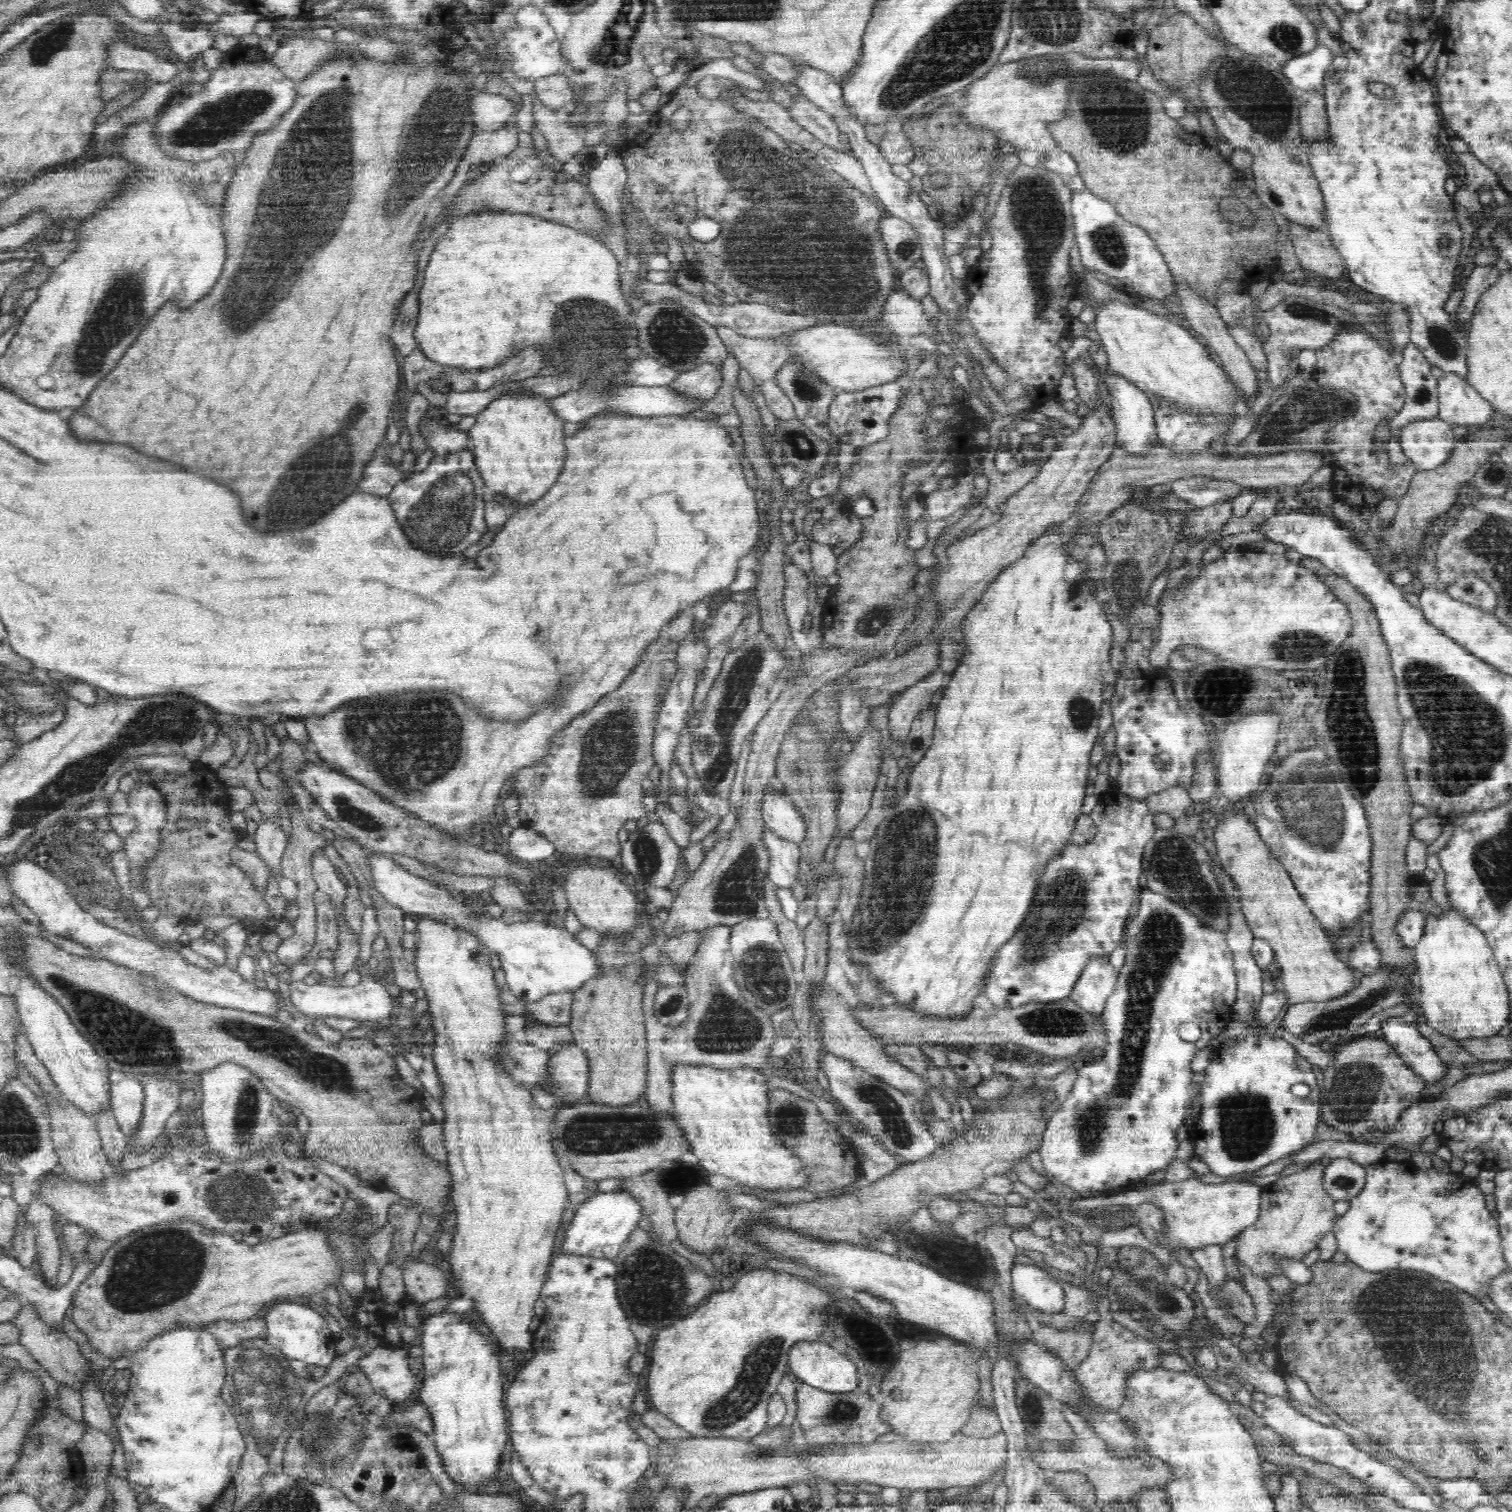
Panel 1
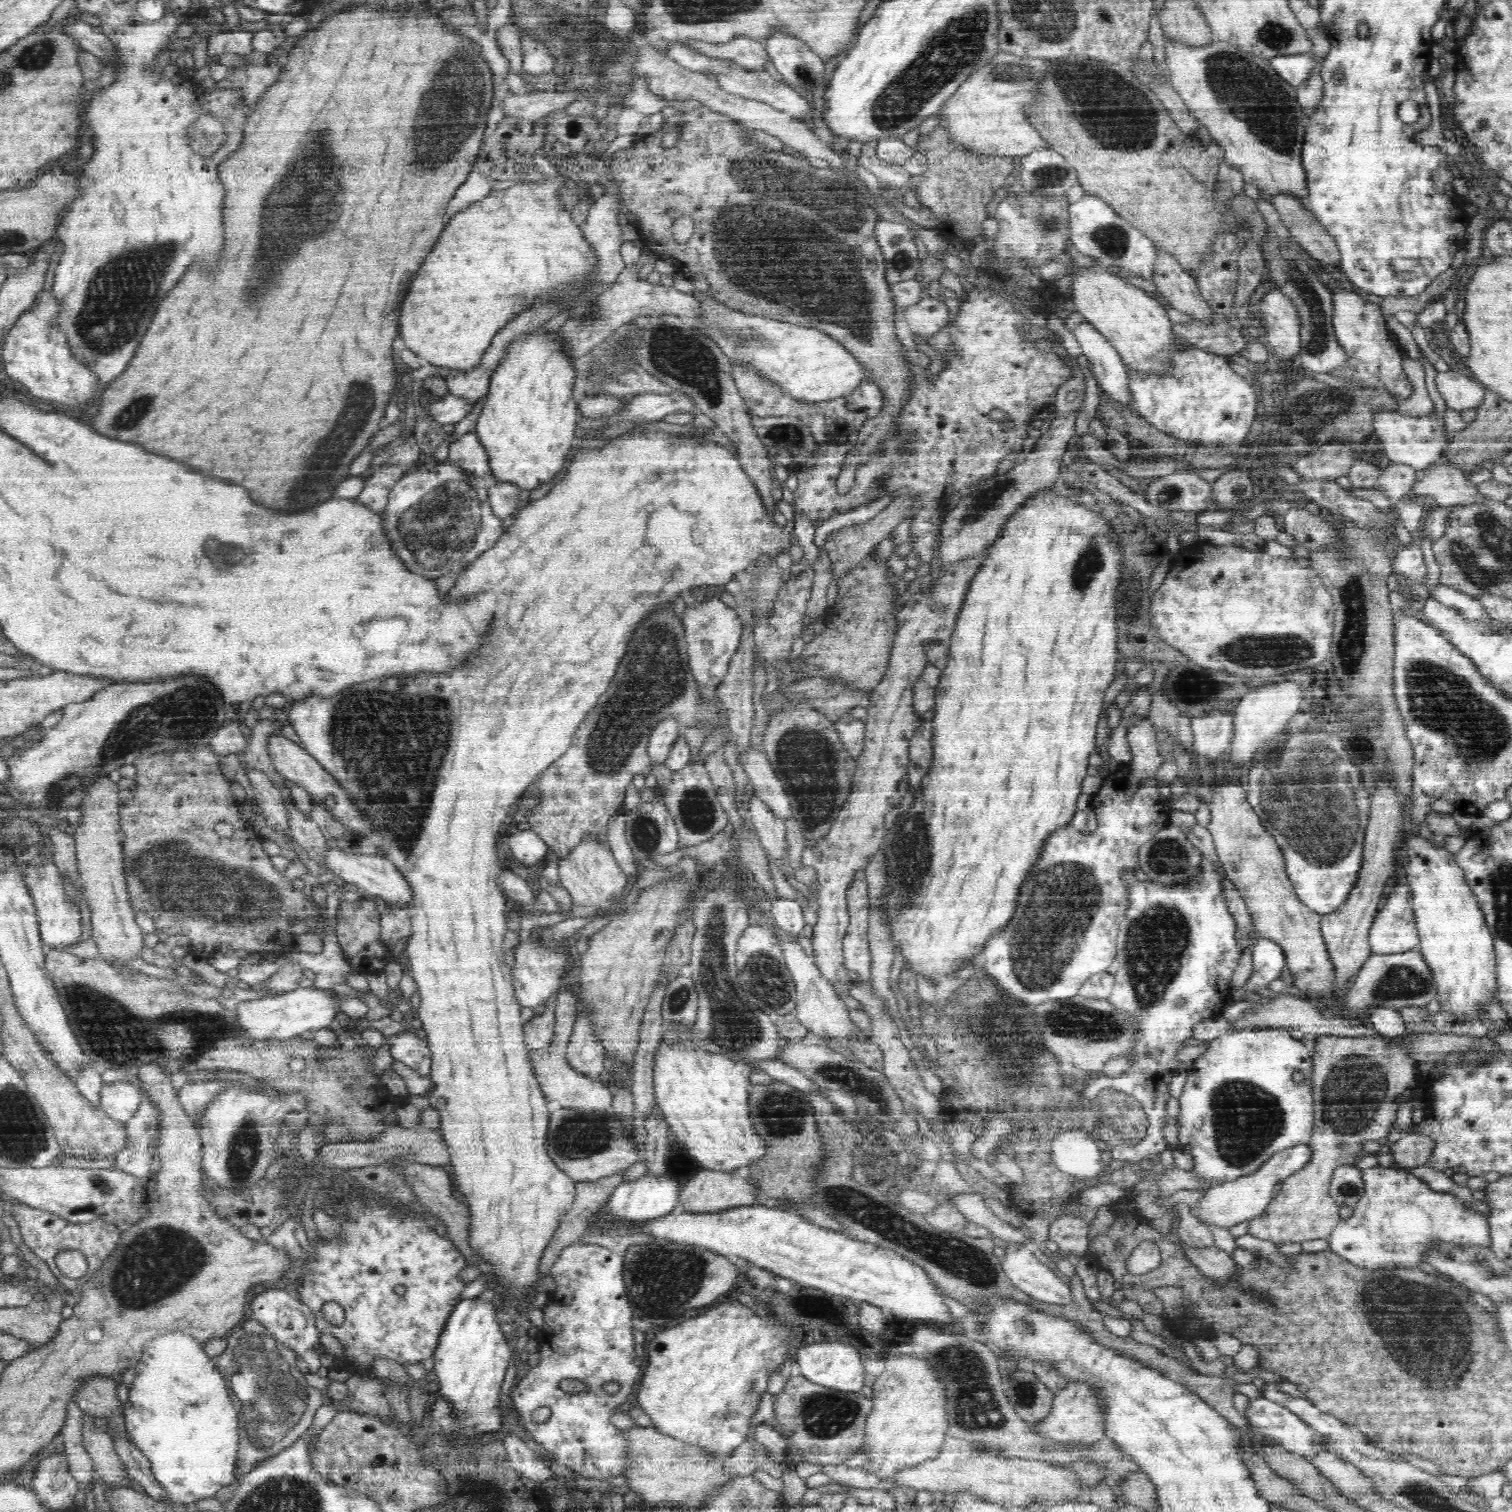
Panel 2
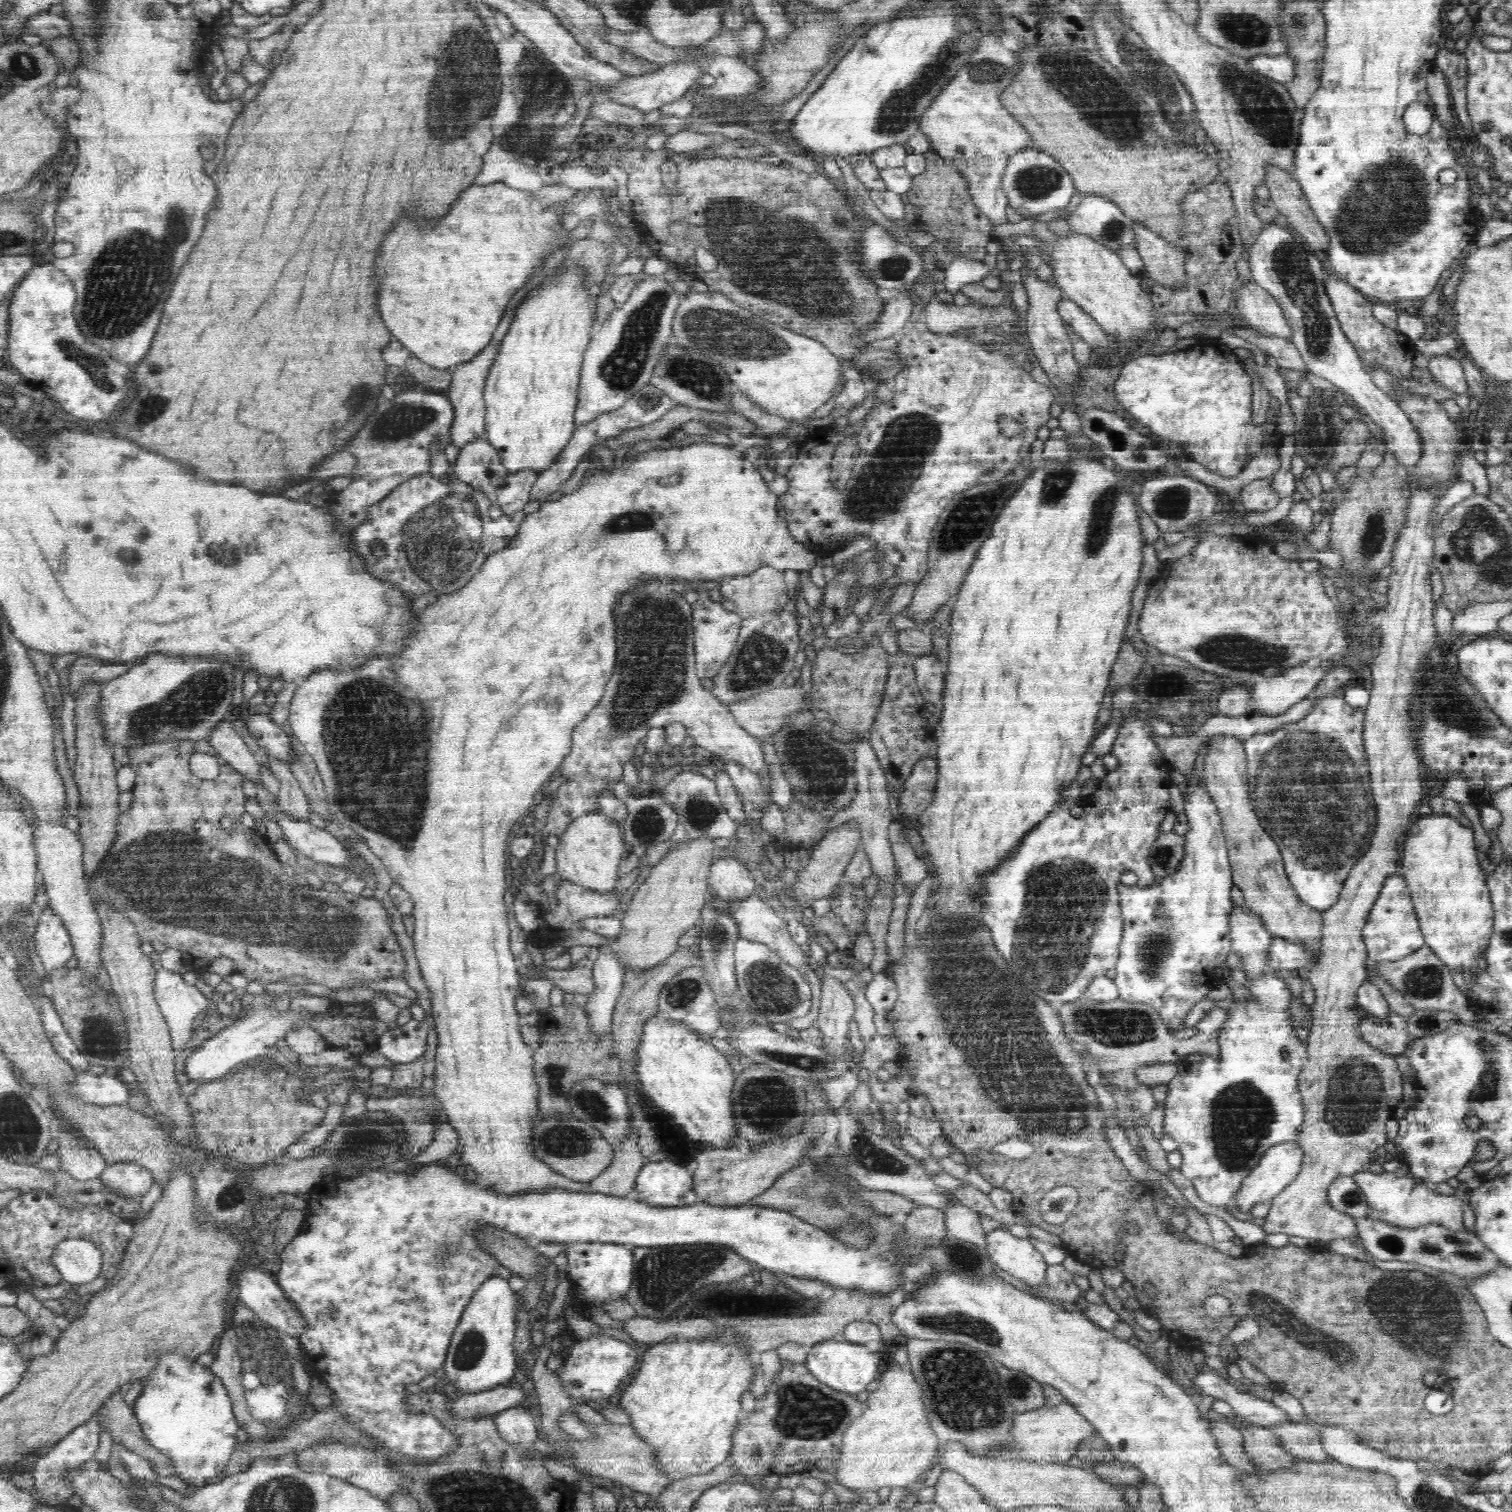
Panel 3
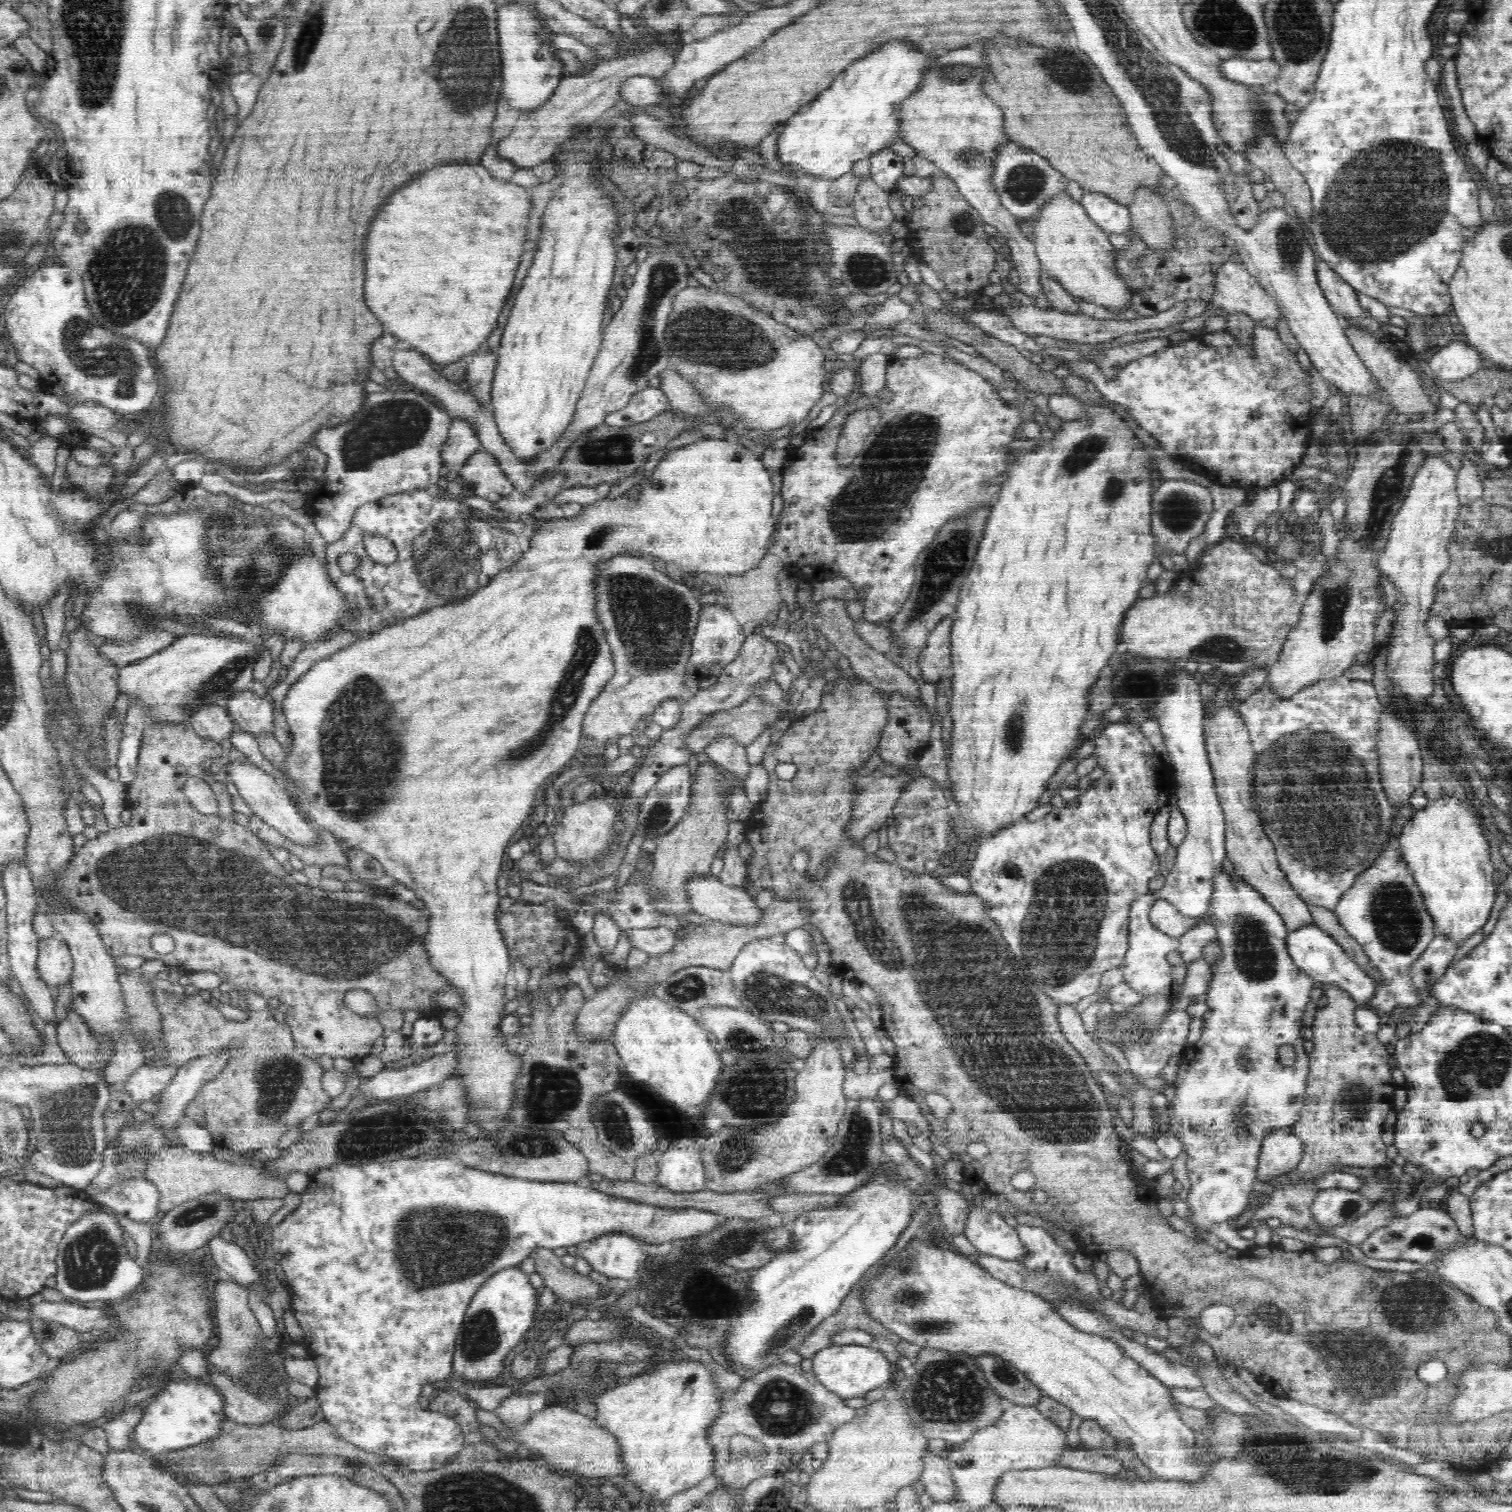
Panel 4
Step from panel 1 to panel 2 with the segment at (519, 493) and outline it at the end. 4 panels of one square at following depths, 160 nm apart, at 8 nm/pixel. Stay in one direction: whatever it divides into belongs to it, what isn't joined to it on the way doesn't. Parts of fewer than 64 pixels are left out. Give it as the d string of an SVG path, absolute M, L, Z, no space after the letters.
M535 331L510 347L507 357L489 380L487 400L473 430L488 457L488 472L497 481L520 490L523 496L548 484L562 471L566 456L575 443L575 430L580 420L574 405L576 396L572 394L575 370L571 361L562 355L560 345L552 341L552 336L553 333L545 335Z

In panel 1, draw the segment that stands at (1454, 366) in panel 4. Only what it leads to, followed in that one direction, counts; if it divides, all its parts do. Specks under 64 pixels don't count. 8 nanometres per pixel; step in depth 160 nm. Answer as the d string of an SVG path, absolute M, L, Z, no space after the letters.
M1448 373L1439 379L1439 413L1438 419L1446 425L1480 426L1489 423L1500 426L1494 409L1484 401L1466 380Z

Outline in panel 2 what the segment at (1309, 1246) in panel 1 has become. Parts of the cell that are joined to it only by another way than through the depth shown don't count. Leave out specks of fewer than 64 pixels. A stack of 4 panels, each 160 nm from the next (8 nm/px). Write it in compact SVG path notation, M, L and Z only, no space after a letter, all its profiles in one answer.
M1322 1036L1317 1038L1313 1054L1313 1107L1315 1128L1312 1140L1309 1142L1313 1148L1311 1160L1299 1171L1290 1174L1281 1181L1280 1188L1275 1191L1266 1210L1248 1222L1247 1234L1260 1240L1280 1244L1301 1244L1306 1240L1329 1238L1336 1223L1341 1219L1338 1215L1339 1206L1329 1195L1329 1181L1332 1170L1340 1165L1354 1164L1359 1158L1358 1151L1368 1140L1384 1141L1392 1129L1395 1128L1396 1112L1404 1102L1412 1101L1414 1089L1419 1088L1419 1074L1416 1076L1418 1062L1410 1056L1409 1052L1392 1042L1392 1040L1378 1037L1348 1037L1348 1036Z

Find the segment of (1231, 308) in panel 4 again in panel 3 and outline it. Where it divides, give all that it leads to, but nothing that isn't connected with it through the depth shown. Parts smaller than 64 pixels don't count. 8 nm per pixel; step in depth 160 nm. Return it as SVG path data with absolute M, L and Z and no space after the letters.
M1250 279L1235 289L1233 311L1264 336L1292 338L1292 331L1277 300Z

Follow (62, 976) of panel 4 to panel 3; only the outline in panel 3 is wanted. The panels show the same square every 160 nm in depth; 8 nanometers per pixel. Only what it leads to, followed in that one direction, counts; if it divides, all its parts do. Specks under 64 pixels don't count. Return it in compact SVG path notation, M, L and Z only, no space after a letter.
M50 904L46 905L42 910L38 910L39 920L36 926L36 956L40 957L41 965L46 973L58 970L62 966L68 964L68 960L72 958L73 946L71 935L68 932L63 919L54 912Z

